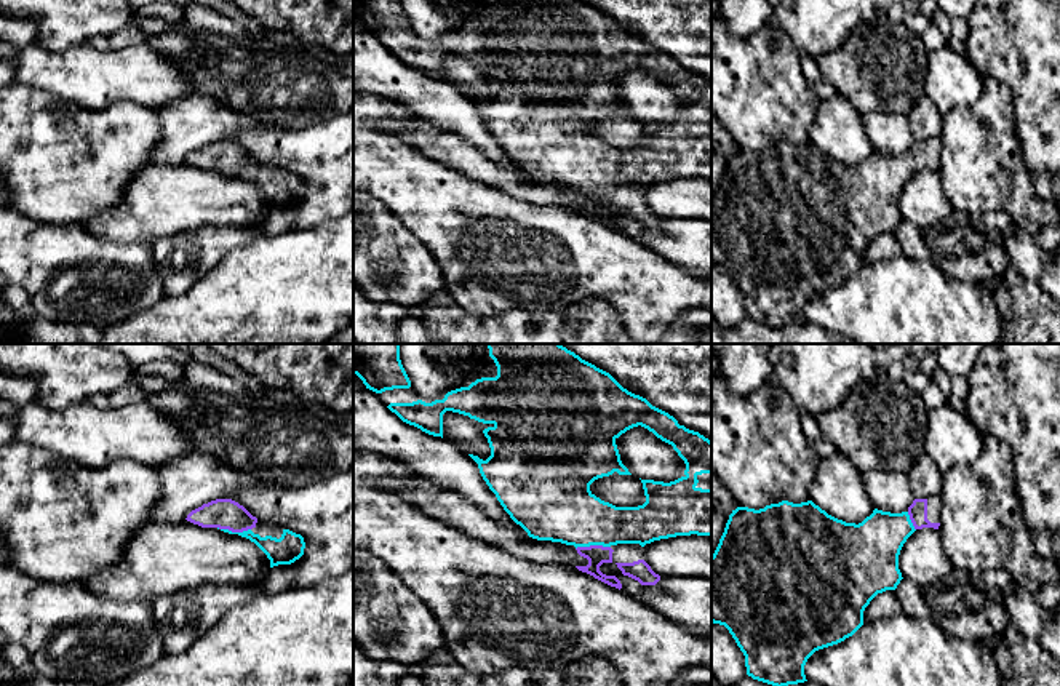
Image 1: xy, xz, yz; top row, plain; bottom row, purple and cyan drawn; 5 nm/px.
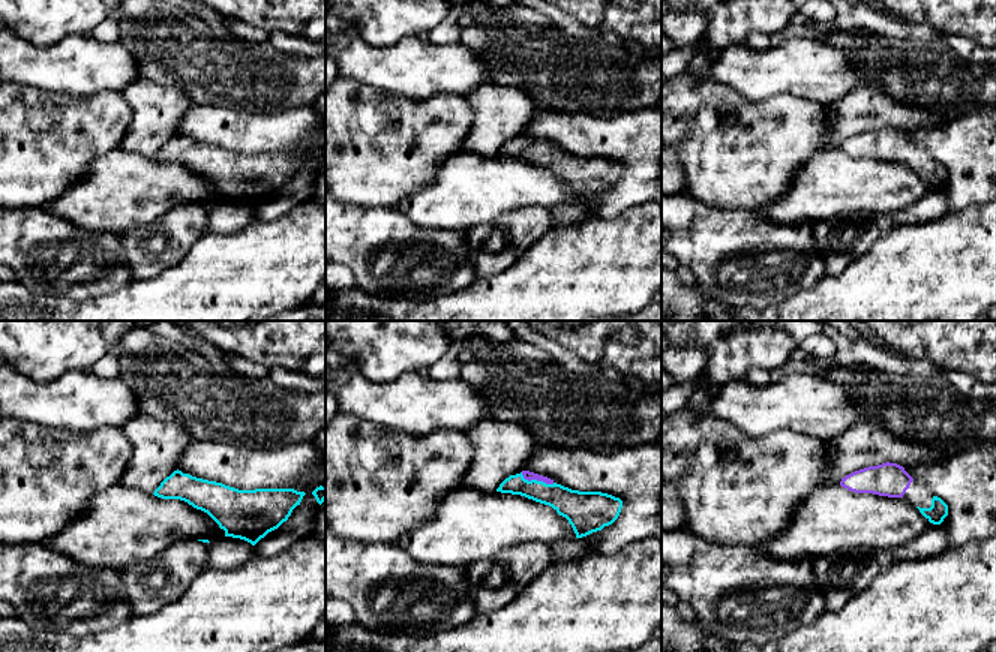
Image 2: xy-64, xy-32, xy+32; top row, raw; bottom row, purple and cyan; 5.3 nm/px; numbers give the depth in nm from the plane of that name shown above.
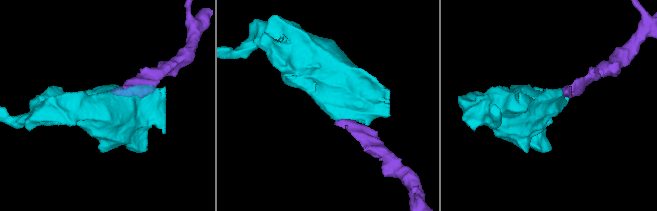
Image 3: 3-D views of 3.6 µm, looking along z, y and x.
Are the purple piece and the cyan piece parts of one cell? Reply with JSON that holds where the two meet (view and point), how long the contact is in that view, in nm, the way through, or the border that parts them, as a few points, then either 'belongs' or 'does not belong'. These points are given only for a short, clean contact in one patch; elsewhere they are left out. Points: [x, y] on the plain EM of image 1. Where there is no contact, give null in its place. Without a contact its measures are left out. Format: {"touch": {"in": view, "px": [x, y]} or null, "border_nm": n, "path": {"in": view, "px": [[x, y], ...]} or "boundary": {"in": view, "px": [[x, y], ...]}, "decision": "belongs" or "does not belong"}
{"touch": {"in": "xz", "px": [592, 187]}, "border_nm": 180, "decision": "belongs"}

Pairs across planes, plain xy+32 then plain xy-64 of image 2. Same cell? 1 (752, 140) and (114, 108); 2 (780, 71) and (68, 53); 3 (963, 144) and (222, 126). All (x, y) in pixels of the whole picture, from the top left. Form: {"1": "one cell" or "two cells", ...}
{"1": "one cell", "2": "one cell", "3": "one cell"}

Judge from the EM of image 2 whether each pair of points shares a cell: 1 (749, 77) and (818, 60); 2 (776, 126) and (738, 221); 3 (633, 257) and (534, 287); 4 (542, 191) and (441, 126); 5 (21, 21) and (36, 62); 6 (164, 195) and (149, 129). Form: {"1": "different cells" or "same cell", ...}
{"1": "same cell", "2": "different cells", "3": "same cell", "4": "different cells", "5": "different cells", "6": "different cells"}

